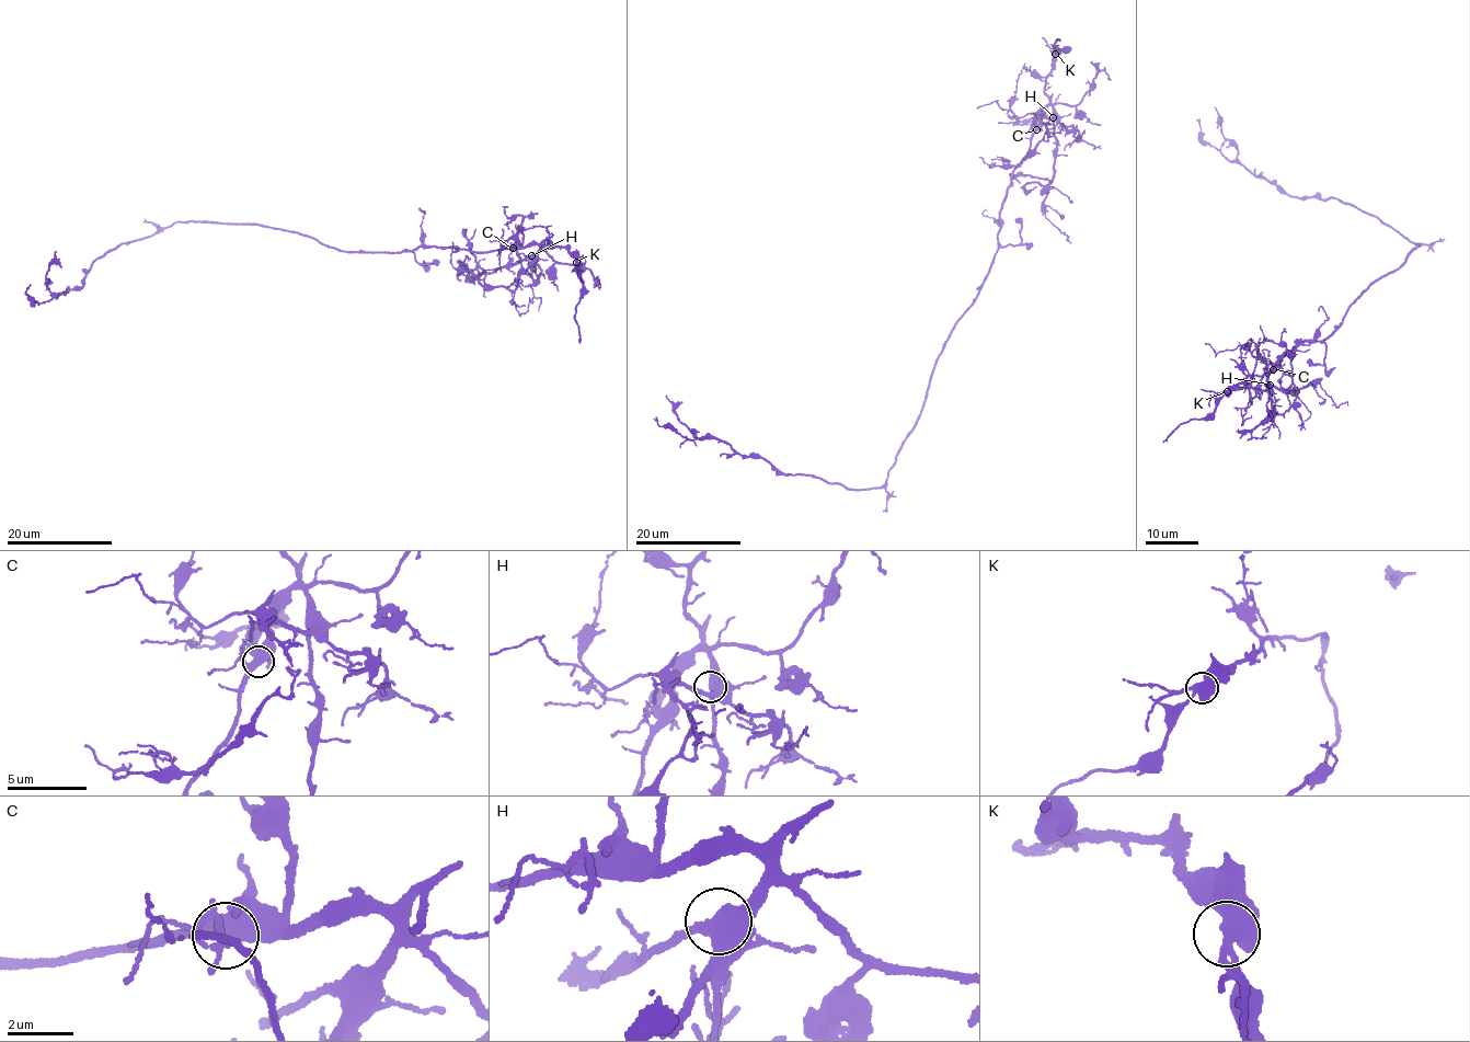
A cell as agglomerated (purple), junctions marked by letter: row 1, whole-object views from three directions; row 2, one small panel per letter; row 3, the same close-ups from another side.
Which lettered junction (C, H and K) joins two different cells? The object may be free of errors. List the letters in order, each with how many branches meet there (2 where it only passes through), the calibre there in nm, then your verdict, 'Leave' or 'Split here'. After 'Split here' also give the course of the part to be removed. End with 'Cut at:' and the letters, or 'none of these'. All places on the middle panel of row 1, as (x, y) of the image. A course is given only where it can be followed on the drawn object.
C: Branches: 3. Thickness 440 nm. Leave
H: Branches: 3. Thickness 460 nm. Leave
K: Branches: 3. Thickness 480 nm. Split here. Course of the part to remove: (1055, 54), (1065, 52), (1055, 45), (1059, 38)
Cut at: K

